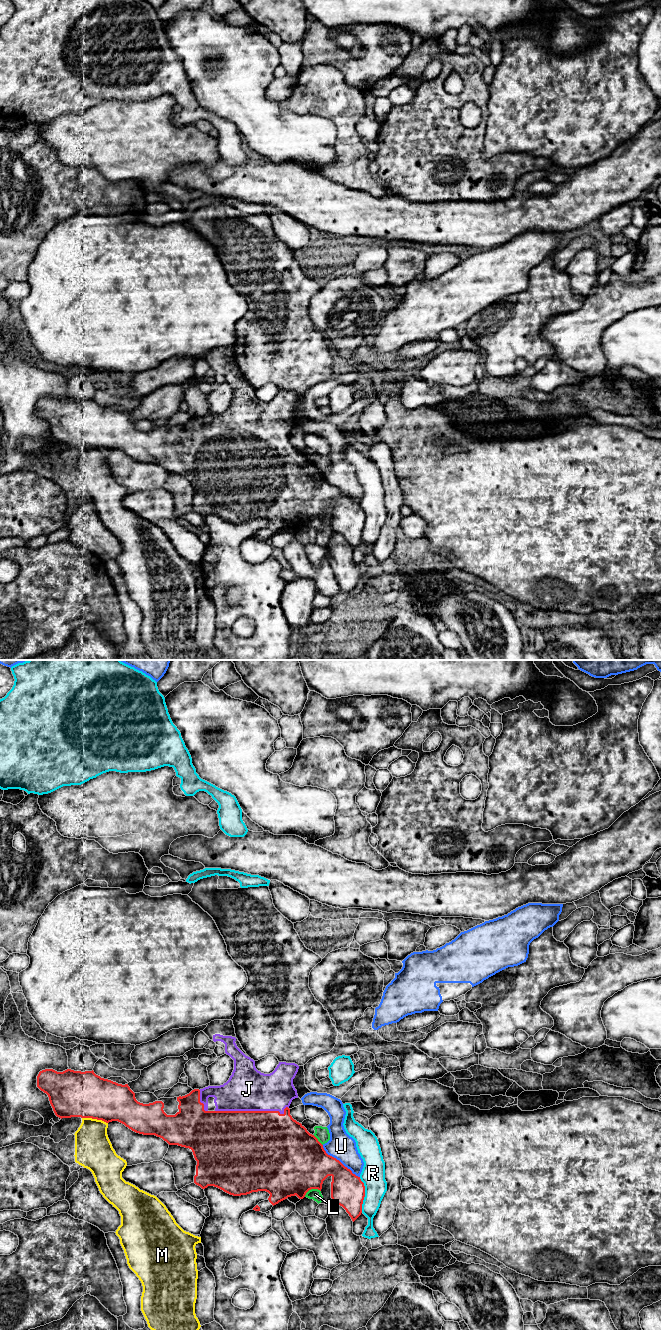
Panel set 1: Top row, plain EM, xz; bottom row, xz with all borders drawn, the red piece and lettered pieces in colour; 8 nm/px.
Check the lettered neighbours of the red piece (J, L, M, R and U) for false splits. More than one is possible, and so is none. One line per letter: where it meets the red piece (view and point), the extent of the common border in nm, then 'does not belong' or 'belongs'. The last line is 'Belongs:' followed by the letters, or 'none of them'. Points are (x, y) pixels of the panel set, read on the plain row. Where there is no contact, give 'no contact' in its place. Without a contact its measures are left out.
J: xz (252, 439) | 600 nm | belongs
L: xz (311, 516) | 140 nm | does not belong
M: xz (95, 446) | 220 nm | does not belong
R: xz (364, 523) | 280 nm | does not belong
U: xz (338, 488) | 400 nm | does not belong
Belongs: J

